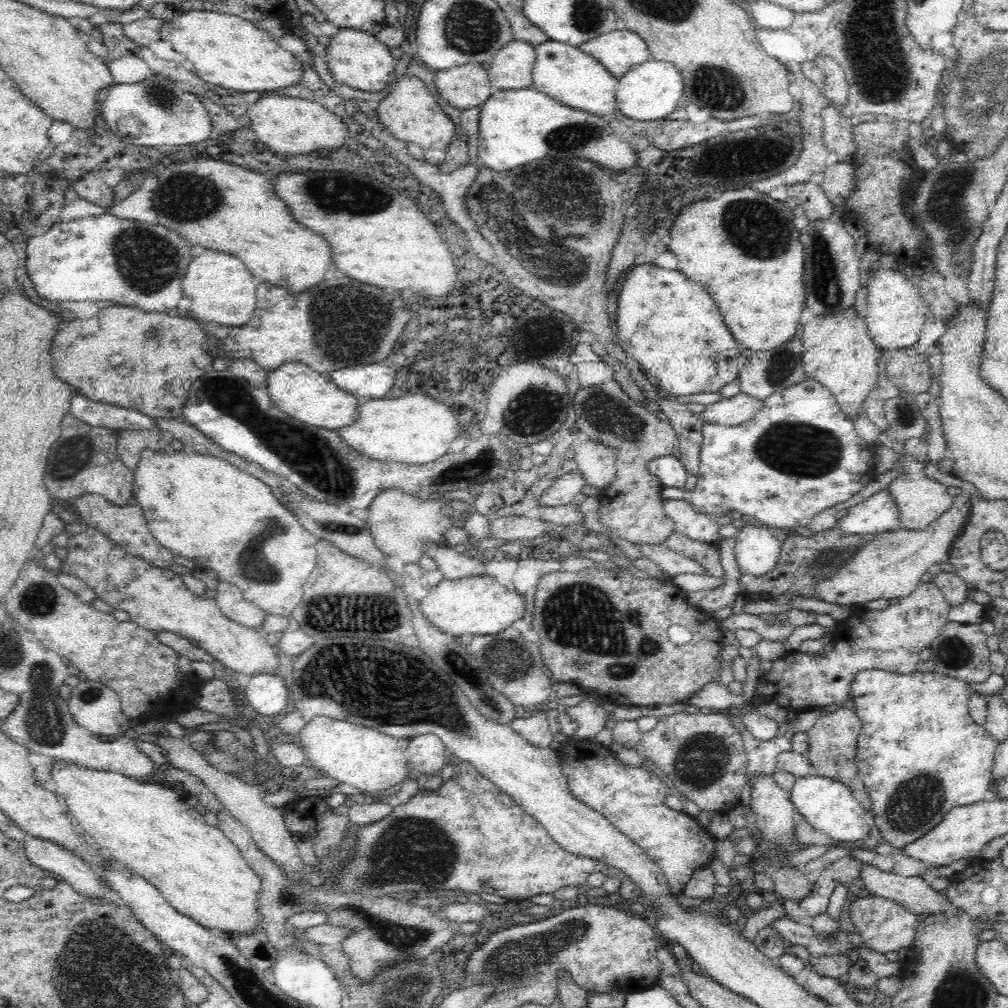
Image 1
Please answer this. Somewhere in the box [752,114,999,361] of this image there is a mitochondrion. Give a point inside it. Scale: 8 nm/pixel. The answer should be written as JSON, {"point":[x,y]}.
{"point":[947,210]}

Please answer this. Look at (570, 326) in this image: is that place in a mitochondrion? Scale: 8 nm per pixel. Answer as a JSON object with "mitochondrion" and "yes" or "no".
{"mitochondrion":"no"}

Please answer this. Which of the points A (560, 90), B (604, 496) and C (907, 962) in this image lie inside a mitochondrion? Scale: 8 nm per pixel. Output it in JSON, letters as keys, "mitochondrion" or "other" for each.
{"A":"other","B":"other","C":"other"}

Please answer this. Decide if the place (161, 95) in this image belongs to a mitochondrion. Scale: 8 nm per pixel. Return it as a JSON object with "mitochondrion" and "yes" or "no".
{"mitochondrion":"yes"}

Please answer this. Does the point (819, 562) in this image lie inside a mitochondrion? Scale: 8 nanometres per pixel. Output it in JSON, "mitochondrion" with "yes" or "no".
{"mitochondrion":"yes"}

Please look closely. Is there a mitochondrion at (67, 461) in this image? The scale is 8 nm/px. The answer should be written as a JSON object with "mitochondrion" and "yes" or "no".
{"mitochondrion":"yes"}

